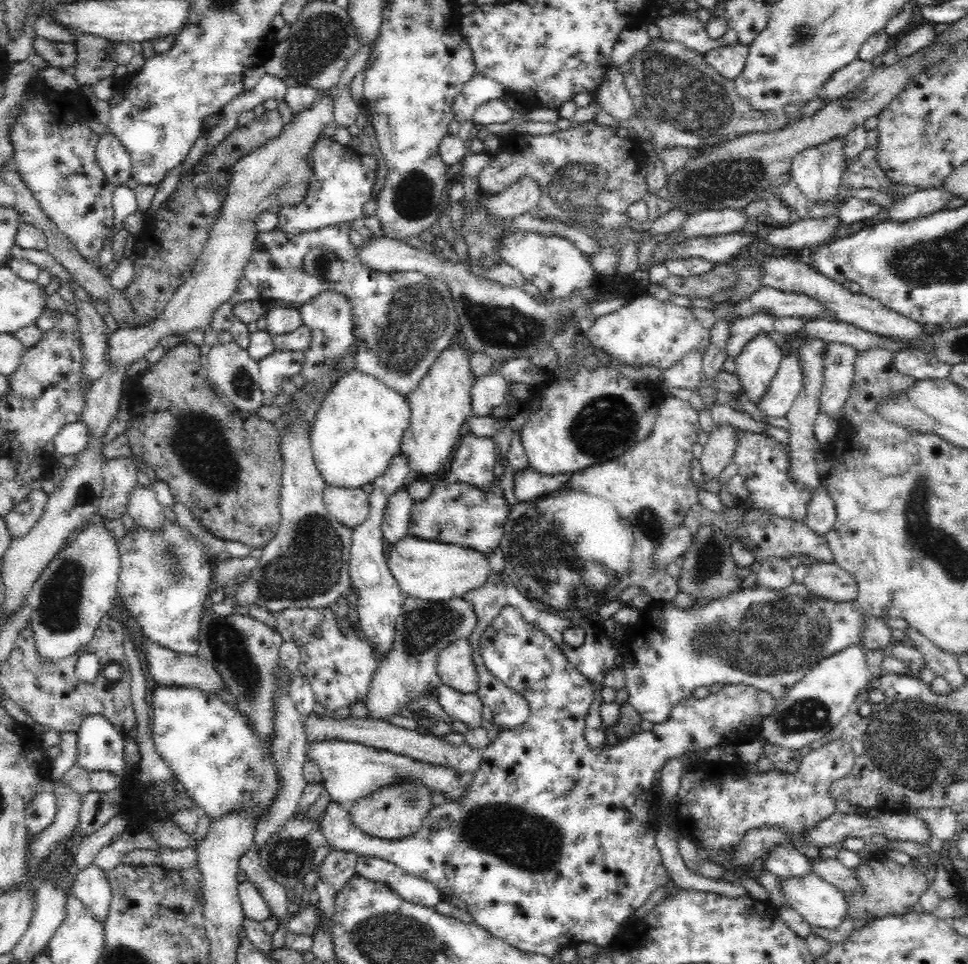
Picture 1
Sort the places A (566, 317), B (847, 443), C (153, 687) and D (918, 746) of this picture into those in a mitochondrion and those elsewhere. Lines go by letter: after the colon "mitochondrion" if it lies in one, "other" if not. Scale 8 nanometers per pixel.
A: mitochondrion
B: other
C: other
D: mitochondrion

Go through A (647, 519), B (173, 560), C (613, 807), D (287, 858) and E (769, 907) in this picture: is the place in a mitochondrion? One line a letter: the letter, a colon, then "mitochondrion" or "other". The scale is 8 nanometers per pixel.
A: mitochondrion
B: mitochondrion
C: other
D: mitochondrion
E: other

